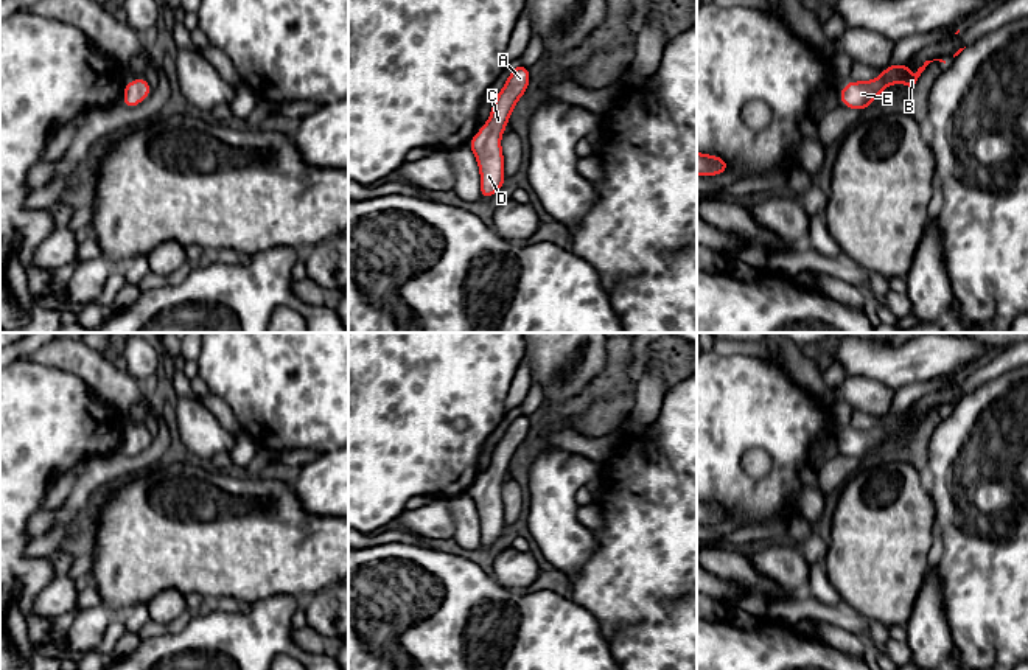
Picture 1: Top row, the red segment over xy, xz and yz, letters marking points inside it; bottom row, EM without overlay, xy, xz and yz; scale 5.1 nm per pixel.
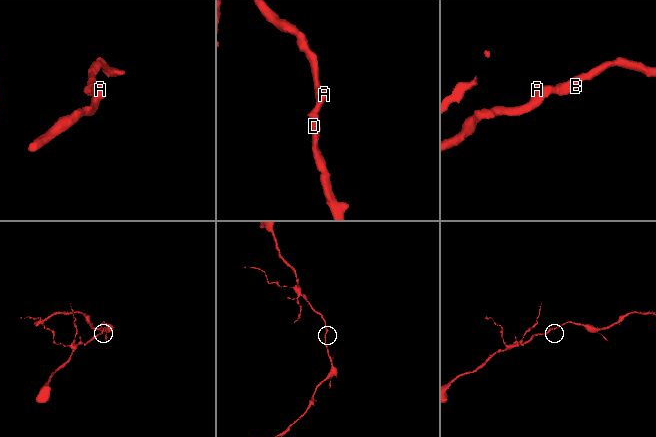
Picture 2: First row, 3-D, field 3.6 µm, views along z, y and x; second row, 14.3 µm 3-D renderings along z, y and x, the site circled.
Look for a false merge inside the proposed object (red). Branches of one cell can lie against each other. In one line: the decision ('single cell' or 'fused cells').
single cell

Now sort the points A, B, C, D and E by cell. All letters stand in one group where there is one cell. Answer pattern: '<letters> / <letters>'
A B C D E

